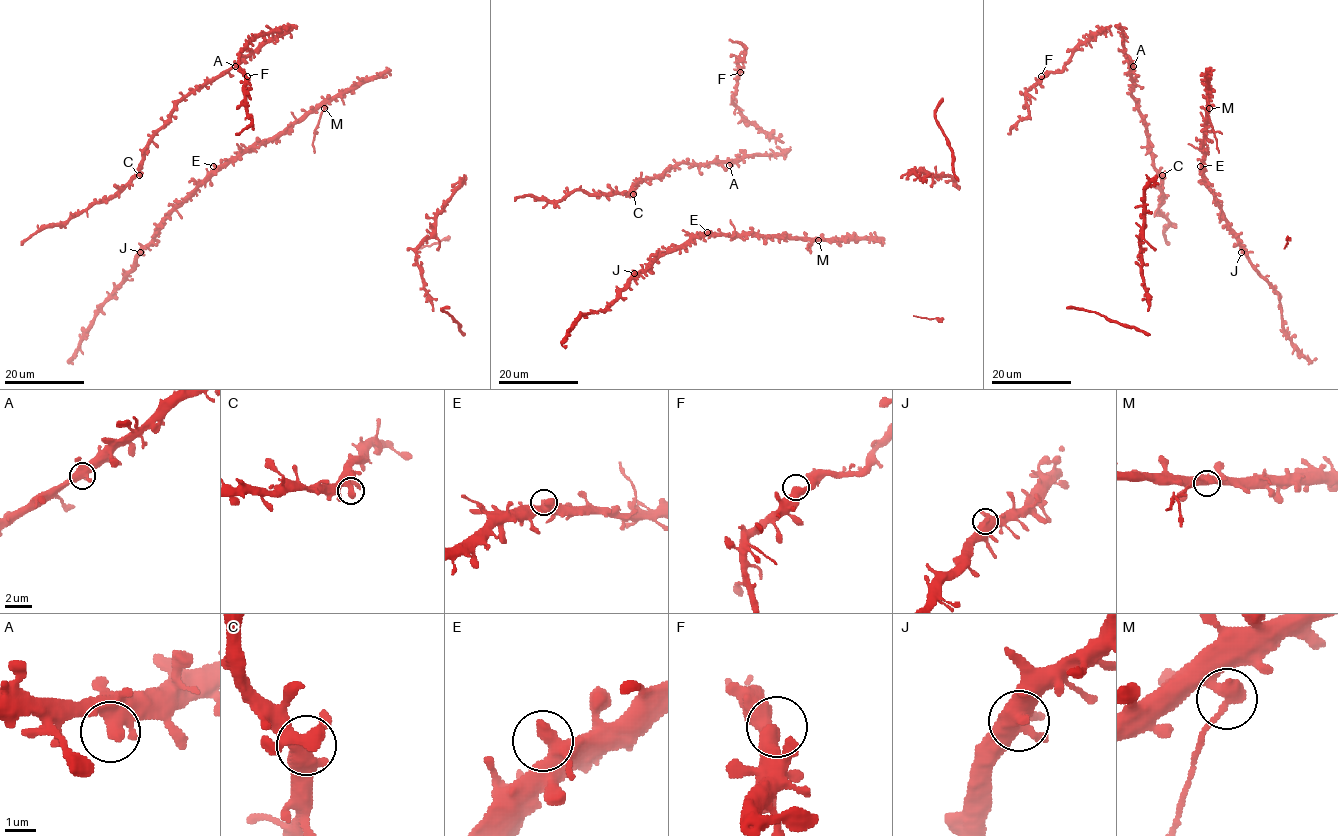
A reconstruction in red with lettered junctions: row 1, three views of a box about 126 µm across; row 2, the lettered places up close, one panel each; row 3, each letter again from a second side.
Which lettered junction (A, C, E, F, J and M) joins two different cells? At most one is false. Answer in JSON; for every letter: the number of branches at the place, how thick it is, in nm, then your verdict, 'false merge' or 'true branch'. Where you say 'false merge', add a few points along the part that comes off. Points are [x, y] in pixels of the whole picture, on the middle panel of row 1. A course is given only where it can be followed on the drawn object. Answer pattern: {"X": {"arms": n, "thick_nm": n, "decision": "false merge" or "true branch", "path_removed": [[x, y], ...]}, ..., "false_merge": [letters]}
{"A": {"arms": 2, "thick_nm": 420, "decision": "true branch"}, "C": {"arms": 2, "thick_nm": 420, "decision": "true branch"}, "E": {"arms": 2, "thick_nm": 400, "decision": "true branch"}, "F": {"arms": 2, "thick_nm": 440, "decision": "true branch"}, "J": {"arms": 2, "thick_nm": 440, "decision": "true branch"}, "M": {"arms": 2, "thick_nm": 380, "decision": "false merge", "path_removed": [[818, 240], [815, 239], [806, 248], [808, 250]]}, "false_merge": ["M"]}

